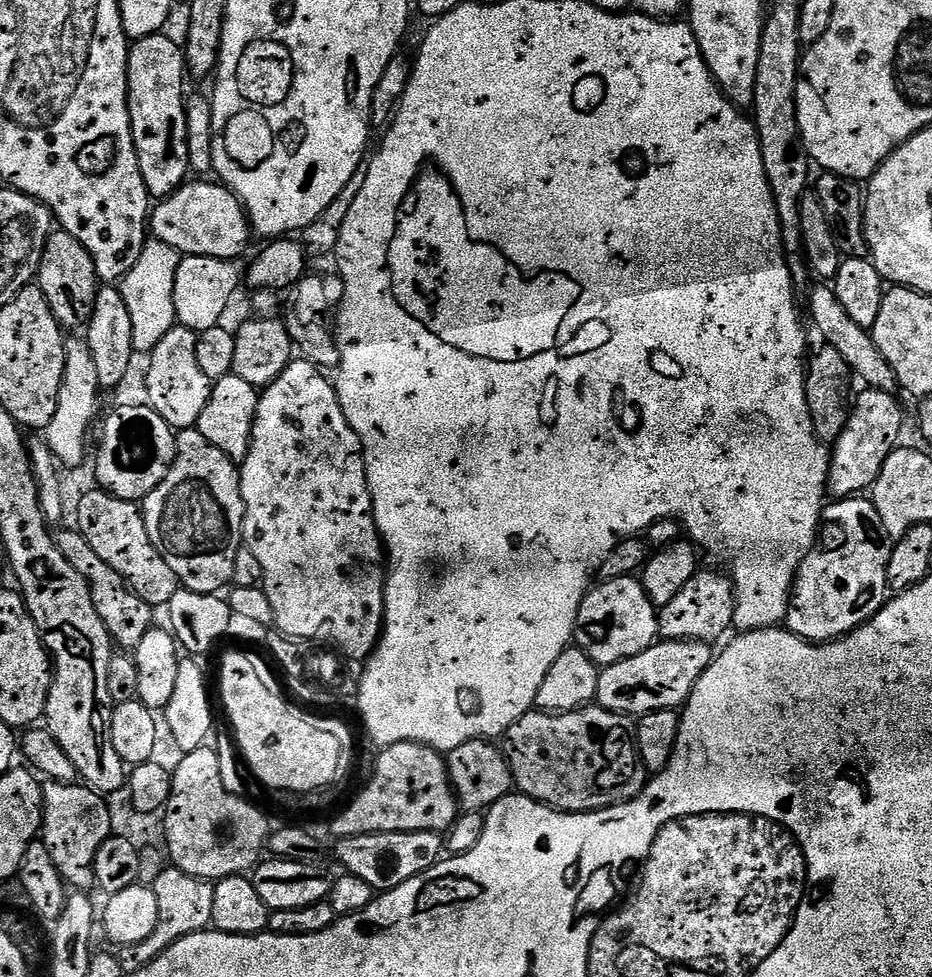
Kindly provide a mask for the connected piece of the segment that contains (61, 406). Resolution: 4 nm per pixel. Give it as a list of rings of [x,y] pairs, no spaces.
[[[69,339],[65,343],[66,370],[62,378],[62,390],[58,390],[58,410],[54,410],[54,418],[50,418],[50,426],[46,430],[46,443],[56,456],[57,465],[68,468],[80,468],[84,459],[89,459],[88,431],[96,420],[96,411],[100,408],[102,389],[98,382],[98,369],[94,367],[94,358],[90,354],[87,343],[83,339]]]

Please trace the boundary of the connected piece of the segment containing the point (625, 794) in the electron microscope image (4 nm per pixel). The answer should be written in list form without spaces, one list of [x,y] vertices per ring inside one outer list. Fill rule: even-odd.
[[[585,706],[576,708],[573,712],[542,712],[533,710],[527,712],[518,722],[514,722],[514,726],[510,726],[510,730],[506,733],[506,741],[508,740],[508,748],[506,747],[506,755],[508,763],[512,765],[512,783],[523,795],[537,800],[550,808],[557,808],[560,812],[597,812],[603,808],[609,808],[615,804],[625,804],[627,800],[632,800],[639,792],[644,789],[648,783],[650,776],[644,767],[640,751],[636,745],[636,730],[633,721],[626,716],[619,716],[610,710],[599,706]]]

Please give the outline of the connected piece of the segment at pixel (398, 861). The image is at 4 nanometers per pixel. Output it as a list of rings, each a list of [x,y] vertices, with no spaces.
[[[414,830],[413,832],[371,832],[346,836],[335,841],[336,860],[349,876],[362,878],[377,893],[394,890],[410,878],[418,878],[426,870],[440,863],[446,852],[446,840],[441,833]]]

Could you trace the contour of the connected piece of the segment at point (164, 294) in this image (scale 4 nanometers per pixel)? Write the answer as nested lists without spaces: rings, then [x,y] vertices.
[[[155,238],[145,239],[142,258],[136,263],[134,270],[118,285],[130,310],[132,329],[136,339],[134,348],[137,353],[152,353],[154,346],[158,346],[158,342],[162,342],[162,338],[166,338],[166,334],[170,334],[170,330],[177,327],[174,284],[180,259],[180,253],[166,246],[166,242]]]

